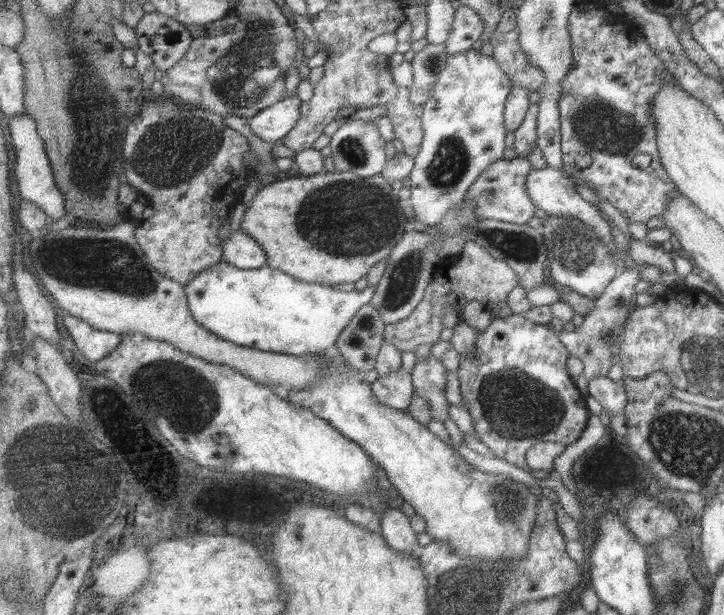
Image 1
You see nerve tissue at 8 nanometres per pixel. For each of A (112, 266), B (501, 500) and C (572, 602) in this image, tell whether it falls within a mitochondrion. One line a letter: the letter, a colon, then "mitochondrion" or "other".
A: mitochondrion
B: mitochondrion
C: other

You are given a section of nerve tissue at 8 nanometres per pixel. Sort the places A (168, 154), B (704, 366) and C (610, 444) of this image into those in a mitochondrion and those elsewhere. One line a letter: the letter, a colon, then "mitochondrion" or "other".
A: mitochondrion
B: mitochondrion
C: other

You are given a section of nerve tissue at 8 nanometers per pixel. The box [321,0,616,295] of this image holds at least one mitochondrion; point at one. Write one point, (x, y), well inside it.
(574, 246)

